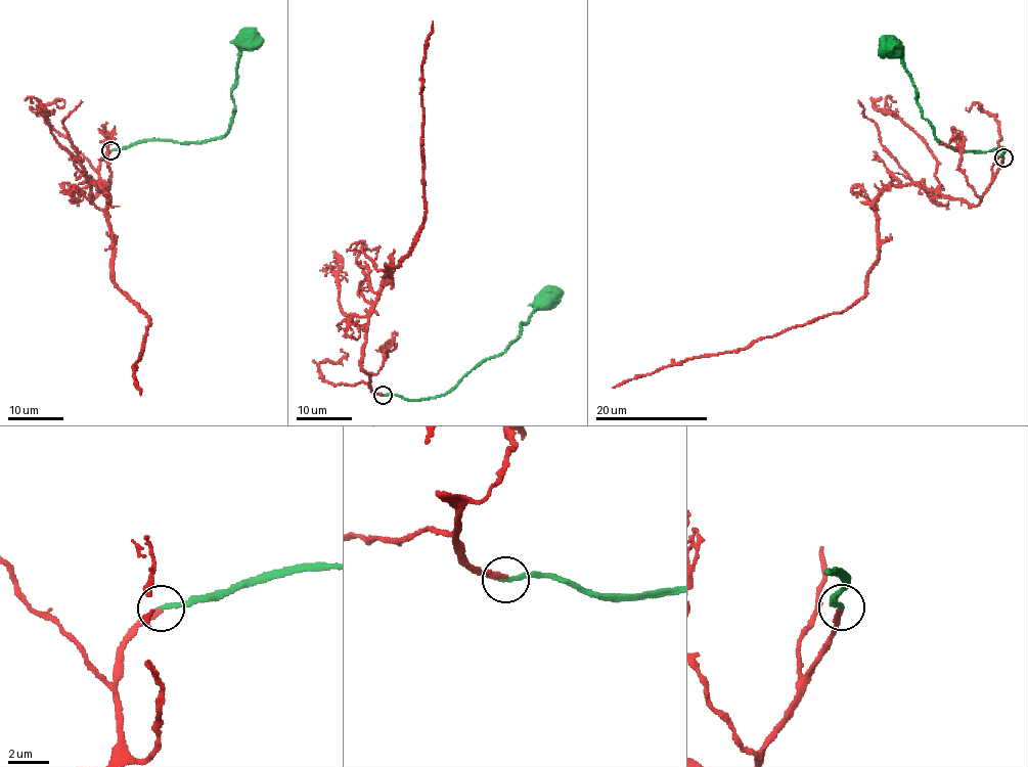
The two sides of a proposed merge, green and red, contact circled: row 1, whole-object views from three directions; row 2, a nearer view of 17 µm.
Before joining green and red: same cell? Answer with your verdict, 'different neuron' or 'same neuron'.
same neuron

